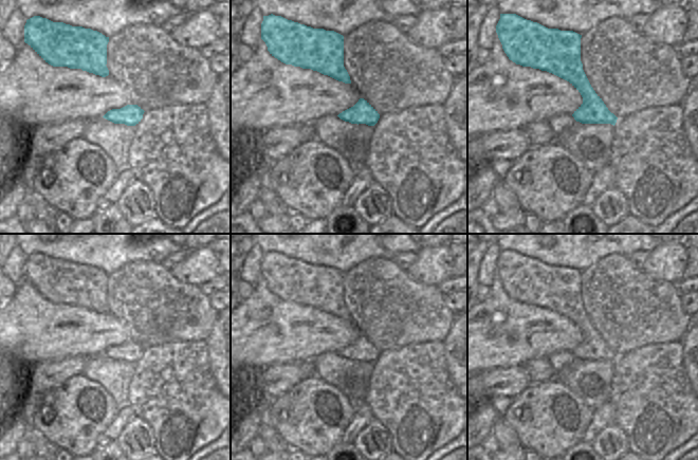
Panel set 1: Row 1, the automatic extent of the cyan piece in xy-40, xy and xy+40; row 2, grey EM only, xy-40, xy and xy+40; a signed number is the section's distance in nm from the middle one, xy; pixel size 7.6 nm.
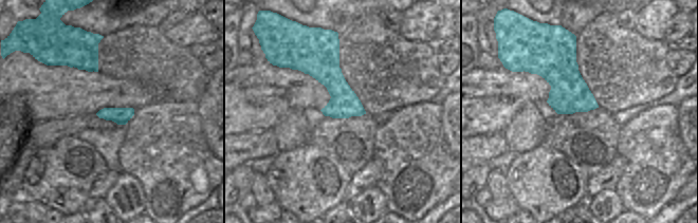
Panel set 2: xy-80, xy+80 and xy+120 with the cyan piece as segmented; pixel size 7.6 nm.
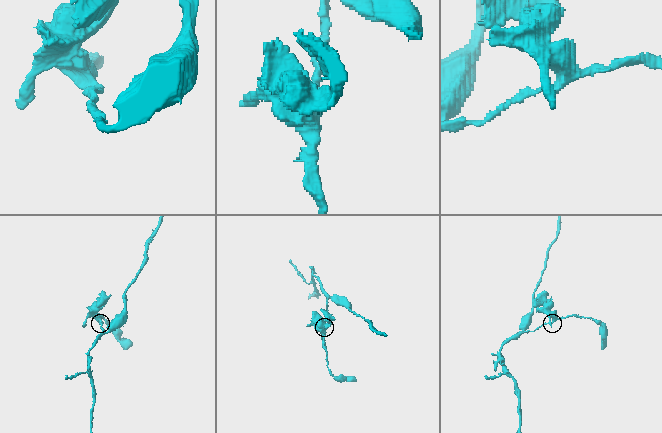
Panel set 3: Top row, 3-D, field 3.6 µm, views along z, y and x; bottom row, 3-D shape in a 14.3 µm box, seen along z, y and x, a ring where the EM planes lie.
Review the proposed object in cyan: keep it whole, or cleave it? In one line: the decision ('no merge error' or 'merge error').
merge error

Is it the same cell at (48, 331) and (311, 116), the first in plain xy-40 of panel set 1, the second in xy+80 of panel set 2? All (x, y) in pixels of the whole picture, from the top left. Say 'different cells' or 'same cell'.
different cells

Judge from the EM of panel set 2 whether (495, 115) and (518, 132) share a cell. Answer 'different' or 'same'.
different

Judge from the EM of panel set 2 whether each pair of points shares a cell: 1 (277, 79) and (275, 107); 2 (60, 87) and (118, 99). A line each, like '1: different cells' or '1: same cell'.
1: same cell
2: same cell

